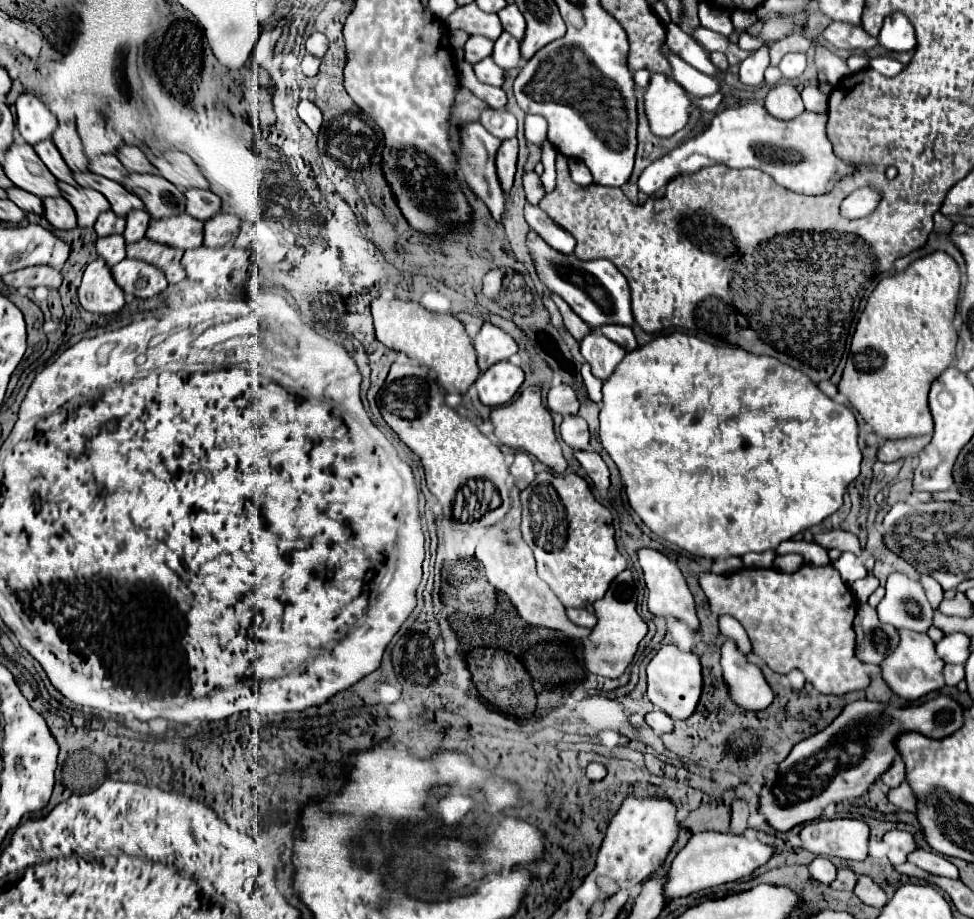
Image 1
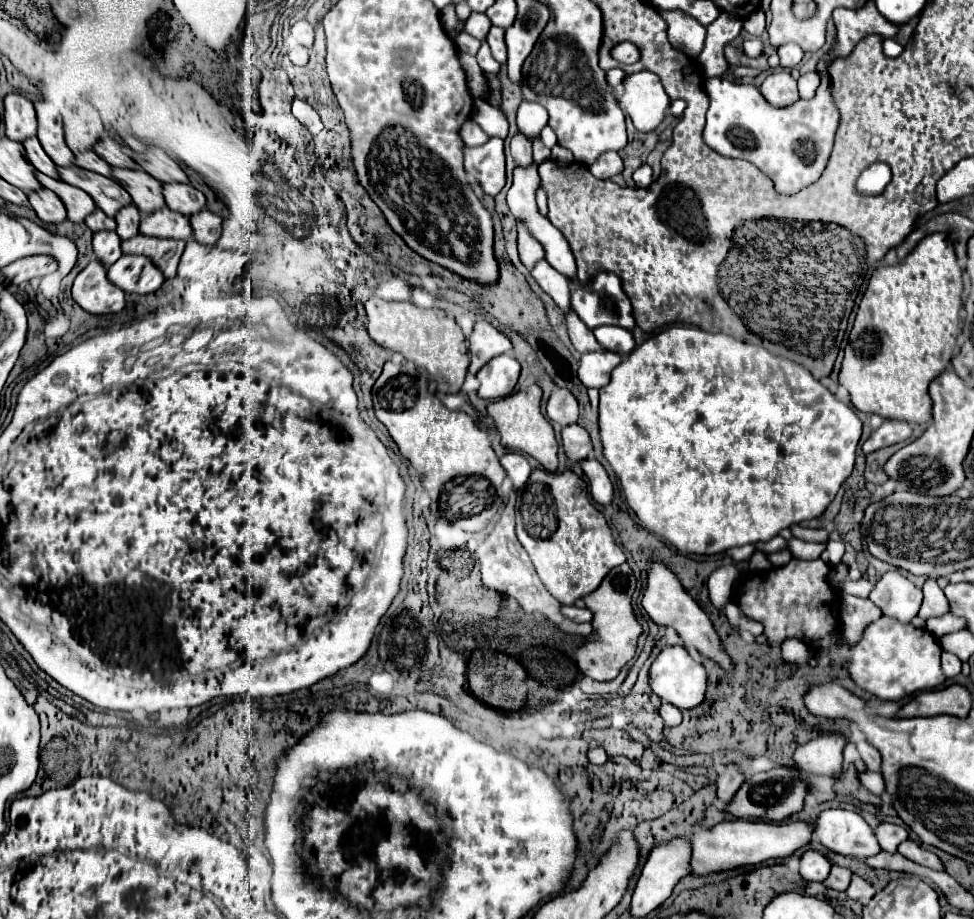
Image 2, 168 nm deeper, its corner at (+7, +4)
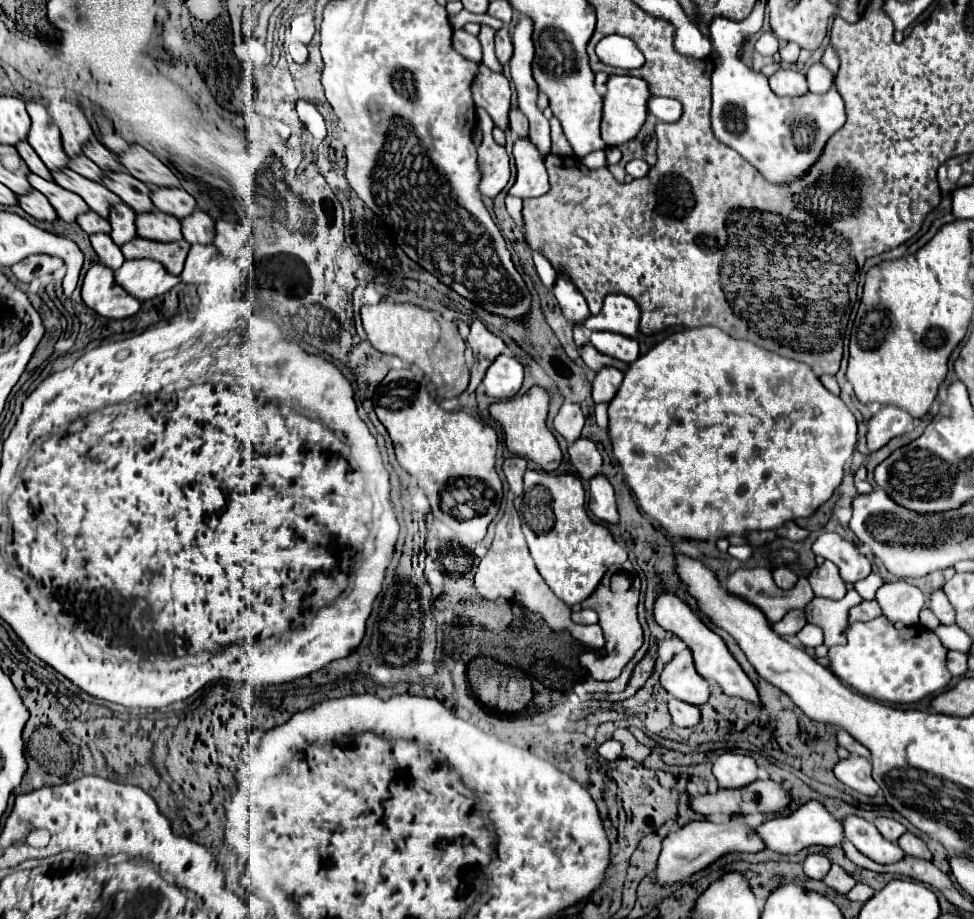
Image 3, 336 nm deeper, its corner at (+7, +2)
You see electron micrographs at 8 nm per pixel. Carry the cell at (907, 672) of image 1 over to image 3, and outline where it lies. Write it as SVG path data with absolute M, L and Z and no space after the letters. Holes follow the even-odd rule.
M880 615L866 623L852 623L846 631L846 645L832 647L830 669L840 681L854 691L882 701L882 703L916 703L932 693L938 693L950 683L950 671L946 669L948 649L926 627L914 625L896 629L894 623Z

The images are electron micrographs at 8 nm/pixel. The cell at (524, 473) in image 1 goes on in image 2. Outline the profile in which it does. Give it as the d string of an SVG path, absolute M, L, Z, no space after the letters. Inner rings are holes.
M510 451L506 453L502 459L500 459L500 465L506 469L508 477L512 479L514 483L514 489L520 489L528 477L530 477L530 463L526 461L526 457L522 453L516 453L516 451Z

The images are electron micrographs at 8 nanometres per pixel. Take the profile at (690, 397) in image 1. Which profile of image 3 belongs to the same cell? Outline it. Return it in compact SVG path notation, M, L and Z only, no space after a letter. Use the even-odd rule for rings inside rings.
M718 327L682 329L656 343L646 355L640 355L634 363L630 363L630 367L624 371L624 381L618 393L608 405L608 435L612 441L614 457L618 459L624 471L624 479L632 489L642 513L654 519L672 537L696 541L726 539L730 535L748 537L748 533L752 531L774 531L788 521L810 517L840 487L844 477L844 465L856 449L856 433L856 419L850 409L840 397L832 395L820 383L820 379L810 371L810 367L806 367L806 363L766 351L750 341L734 339Z

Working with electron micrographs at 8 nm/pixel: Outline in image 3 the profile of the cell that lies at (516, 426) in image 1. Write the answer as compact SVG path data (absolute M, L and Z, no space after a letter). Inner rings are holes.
M532 387L528 393L508 401L496 401L490 405L490 415L502 425L506 447L510 453L538 463L544 471L556 471L562 461L562 451L556 437L546 425L548 417L548 393L542 387Z

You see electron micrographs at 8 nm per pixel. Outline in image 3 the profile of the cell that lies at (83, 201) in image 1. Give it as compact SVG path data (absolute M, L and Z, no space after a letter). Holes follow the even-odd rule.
M34 173L28 175L28 181L30 181L30 185L32 185L34 189L42 191L42 193L48 197L48 201L50 201L52 207L56 209L58 217L60 217L62 221L66 221L66 223L74 223L78 215L82 215L82 213L86 213L86 211L90 209L90 207L86 207L86 203L80 199L80 195L74 195L72 191L62 189L62 187L56 185L54 181L46 181L46 179L42 179L42 177L34 175Z

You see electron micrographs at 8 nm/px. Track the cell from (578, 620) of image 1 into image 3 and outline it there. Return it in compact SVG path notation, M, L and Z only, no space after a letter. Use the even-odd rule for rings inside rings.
M580 609L580 611L572 611L572 621L582 625L592 625L592 623L598 623L598 615L590 609Z

